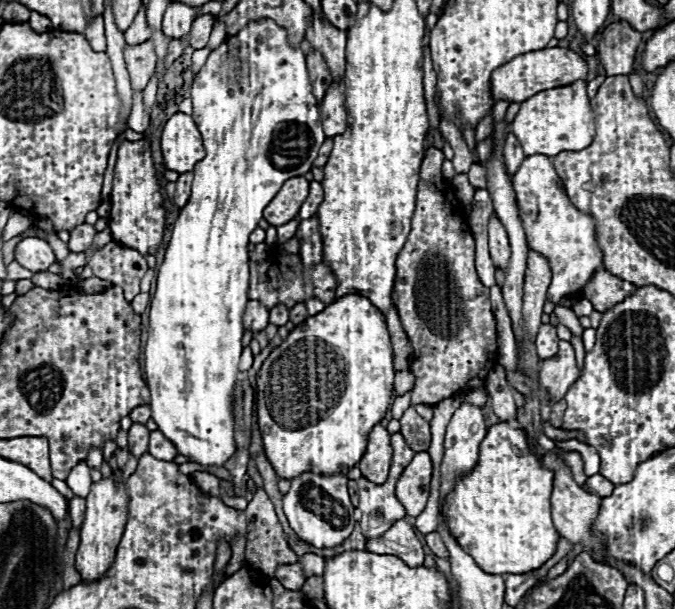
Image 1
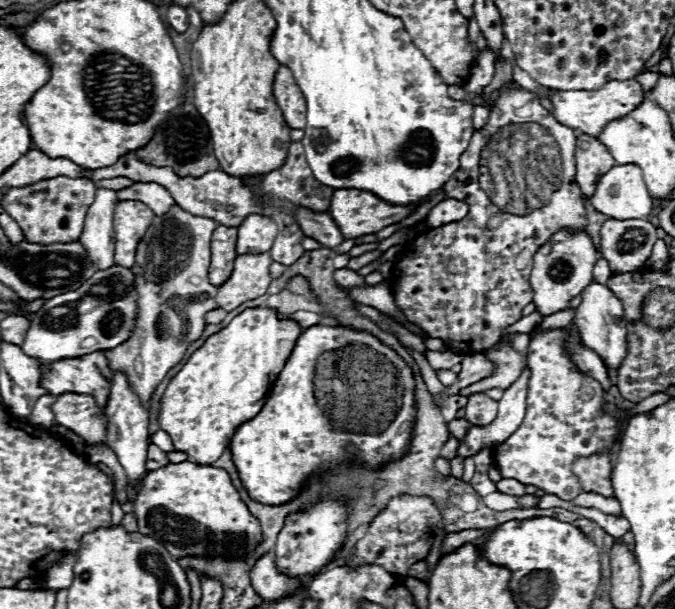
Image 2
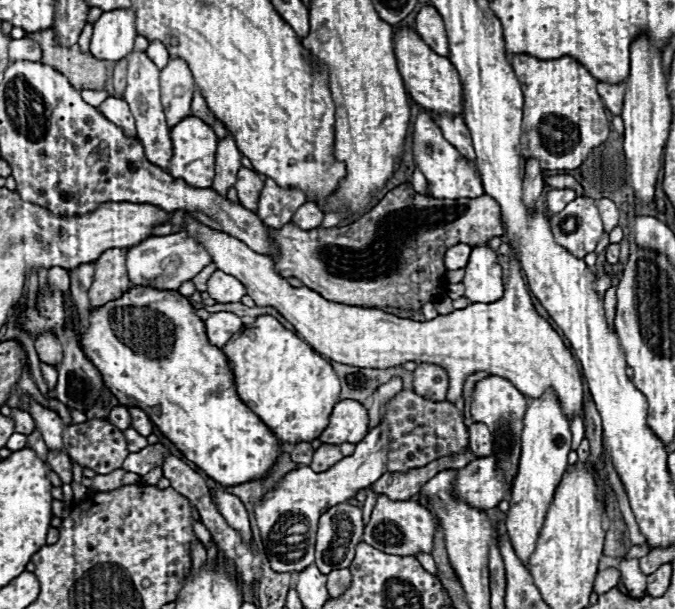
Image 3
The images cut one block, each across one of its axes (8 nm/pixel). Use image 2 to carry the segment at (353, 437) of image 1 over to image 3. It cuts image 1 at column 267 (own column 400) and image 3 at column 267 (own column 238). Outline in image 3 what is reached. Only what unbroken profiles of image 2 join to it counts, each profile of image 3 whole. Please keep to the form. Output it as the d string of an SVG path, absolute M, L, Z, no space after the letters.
M132 288L132 292L126 292L120 300L112 300L102 308L92 310L88 322L86 334L80 336L84 354L100 370L106 388L122 406L142 408L188 460L222 486L238 486L268 476L282 454L282 444L274 432L240 400L230 362L226 360L222 348L208 342L204 322L196 316L188 298L176 290Z

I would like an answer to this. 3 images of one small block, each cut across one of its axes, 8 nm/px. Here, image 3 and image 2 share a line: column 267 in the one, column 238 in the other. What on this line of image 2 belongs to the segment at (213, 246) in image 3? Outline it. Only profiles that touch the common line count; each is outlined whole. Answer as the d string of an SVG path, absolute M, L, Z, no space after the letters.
M268 252L236 256L230 278L222 286L218 286L216 294L218 306L230 312L244 302L262 296L272 282L268 272L272 262L274 260L270 258Z

